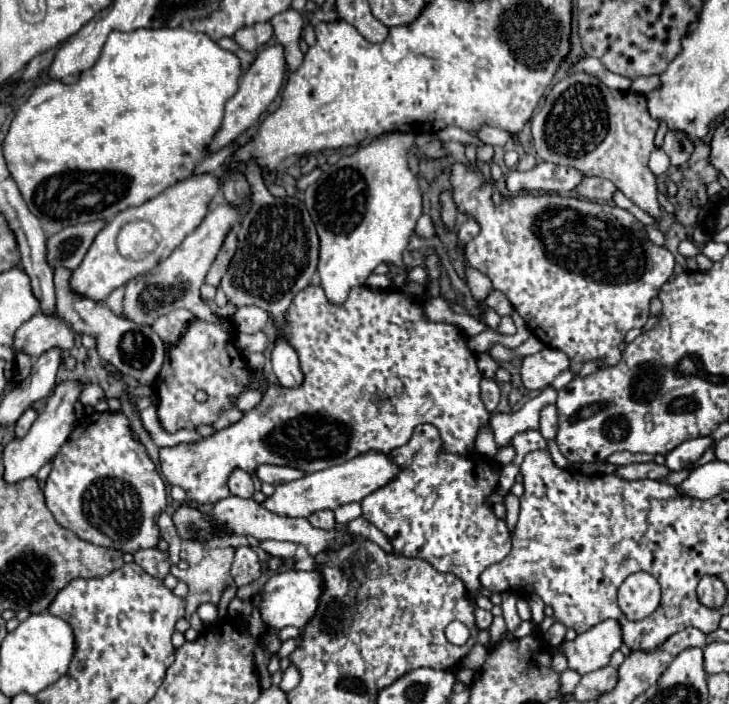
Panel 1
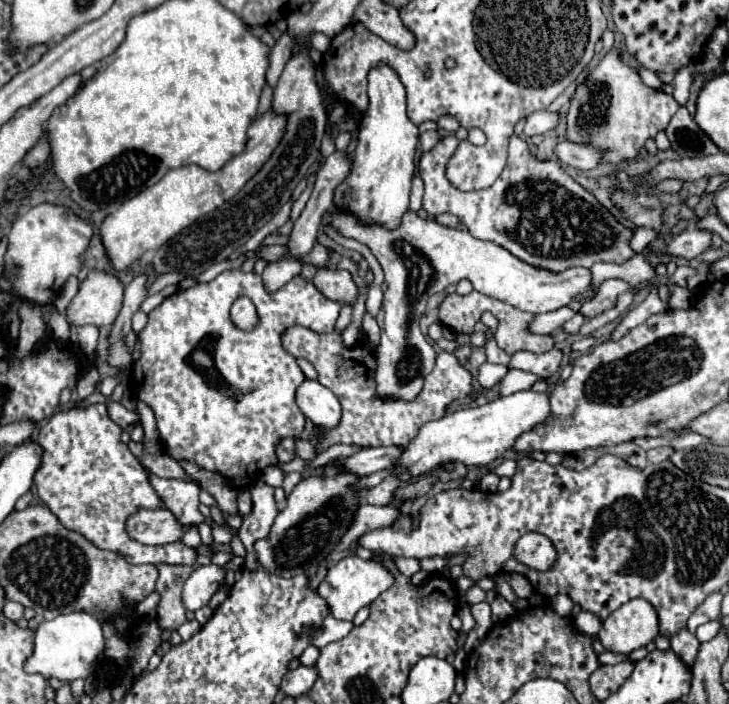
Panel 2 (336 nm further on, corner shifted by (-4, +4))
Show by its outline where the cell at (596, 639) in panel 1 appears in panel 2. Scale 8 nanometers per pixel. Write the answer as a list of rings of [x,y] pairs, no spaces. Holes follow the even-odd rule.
[[[631,599],[613,611],[599,631],[599,641],[607,651],[631,653],[645,647],[659,635],[659,617],[645,599]]]

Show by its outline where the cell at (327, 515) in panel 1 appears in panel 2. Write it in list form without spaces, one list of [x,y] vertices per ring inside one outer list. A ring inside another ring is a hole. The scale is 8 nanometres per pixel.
[[[363,503],[355,515],[353,525],[349,527],[349,531],[345,533],[345,537],[341,539],[337,549],[347,549],[353,541],[357,541],[361,535],[375,531],[375,529],[383,529],[393,525],[397,519],[401,517],[399,507],[395,505],[385,505],[385,507],[375,507],[375,505],[367,505]]]

